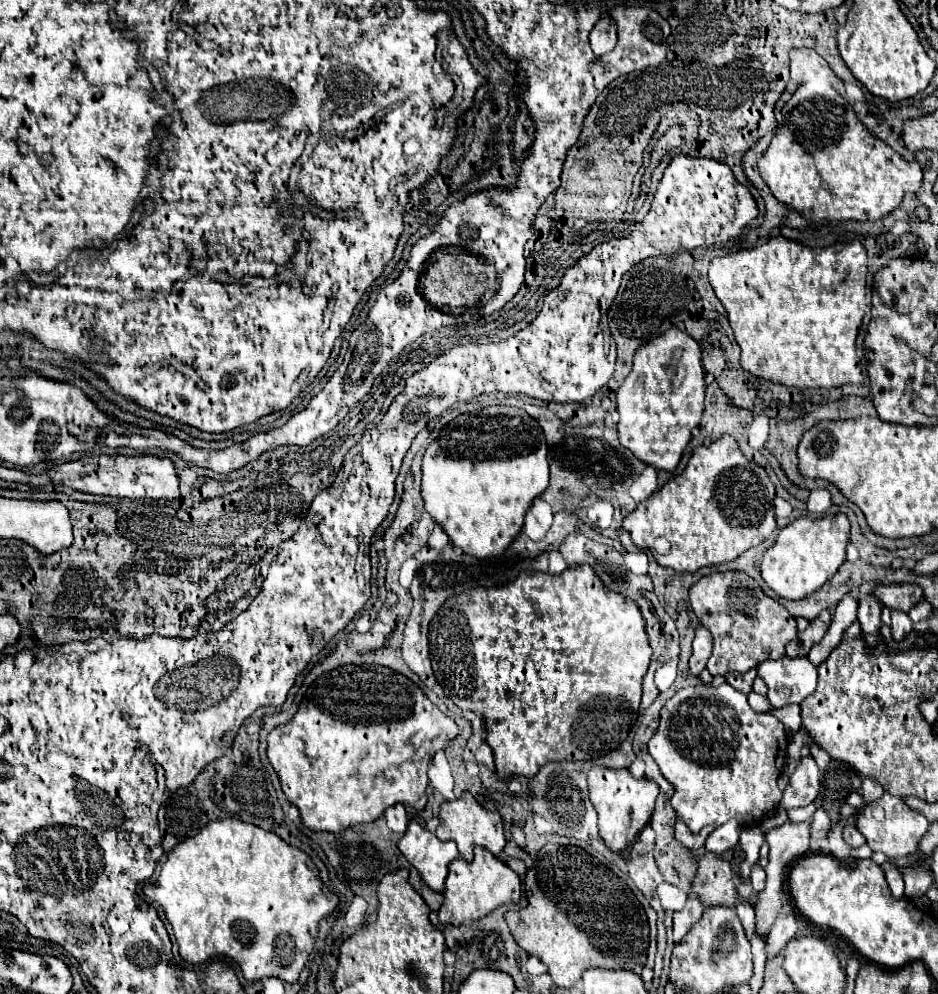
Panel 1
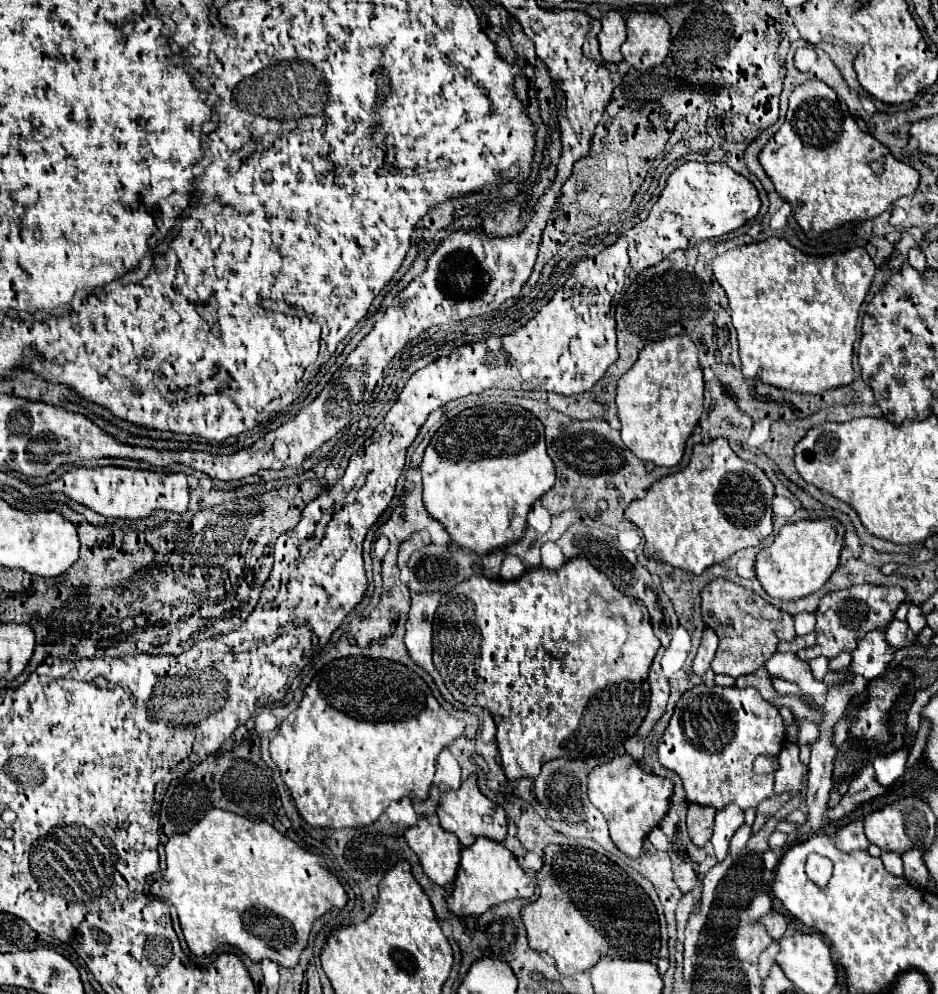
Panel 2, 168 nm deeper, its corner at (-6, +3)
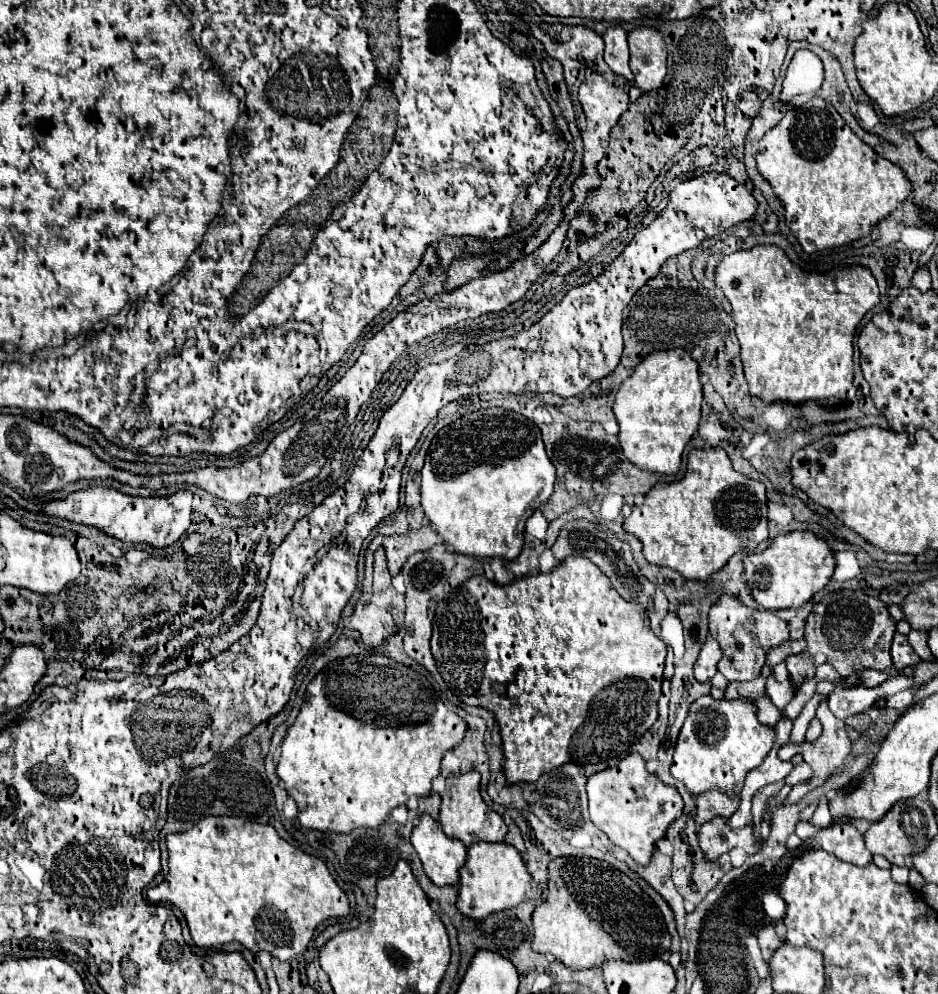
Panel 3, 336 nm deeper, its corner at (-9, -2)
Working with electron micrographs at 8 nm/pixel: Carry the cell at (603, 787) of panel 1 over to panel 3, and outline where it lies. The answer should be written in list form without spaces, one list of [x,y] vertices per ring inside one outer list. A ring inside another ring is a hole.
[[[630,753],[618,765],[588,777],[586,791],[592,823],[600,827],[614,845],[628,851],[628,855],[640,865],[650,863],[656,841],[666,835],[666,829],[682,815],[684,807],[678,789],[662,783],[656,775],[650,775],[638,753]]]

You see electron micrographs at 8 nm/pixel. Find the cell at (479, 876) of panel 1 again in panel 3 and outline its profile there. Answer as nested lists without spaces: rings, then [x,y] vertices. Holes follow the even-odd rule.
[[[474,843],[468,847],[466,865],[460,869],[460,891],[456,907],[464,917],[484,919],[494,911],[516,907],[528,899],[540,899],[542,889],[526,871],[526,865],[508,843]]]

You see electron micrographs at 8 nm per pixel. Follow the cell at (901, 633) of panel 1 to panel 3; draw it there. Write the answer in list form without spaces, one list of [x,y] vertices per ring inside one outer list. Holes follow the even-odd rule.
[[[896,633],[892,639],[892,663],[898,671],[902,671],[906,665],[916,665],[920,661],[918,653],[912,649],[912,645],[908,643],[906,635]]]

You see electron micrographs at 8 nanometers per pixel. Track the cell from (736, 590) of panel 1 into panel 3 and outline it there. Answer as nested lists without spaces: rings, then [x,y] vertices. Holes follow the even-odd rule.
[[[722,595],[710,611],[710,635],[722,647],[722,659],[718,663],[718,671],[728,681],[752,681],[760,677],[760,671],[766,663],[766,653],[770,647],[776,647],[790,639],[788,623],[776,617],[772,611],[752,609],[740,599],[732,599],[732,595]]]

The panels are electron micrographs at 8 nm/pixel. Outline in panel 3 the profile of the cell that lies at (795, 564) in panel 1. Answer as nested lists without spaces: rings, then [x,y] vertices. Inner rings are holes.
[[[792,531],[772,539],[770,547],[762,553],[744,557],[744,571],[748,587],[756,603],[764,609],[802,607],[820,589],[824,589],[834,573],[836,559],[830,545],[812,531]]]

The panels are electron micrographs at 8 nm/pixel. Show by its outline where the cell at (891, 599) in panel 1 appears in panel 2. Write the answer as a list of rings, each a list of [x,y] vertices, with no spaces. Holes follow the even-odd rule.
[[[851,586],[845,590],[825,594],[815,612],[817,642],[813,648],[795,652],[795,656],[799,660],[809,662],[817,656],[825,656],[831,660],[841,652],[853,652],[857,648],[859,638],[863,638],[867,632],[885,630],[889,626],[901,602],[905,602],[905,592],[899,586]]]

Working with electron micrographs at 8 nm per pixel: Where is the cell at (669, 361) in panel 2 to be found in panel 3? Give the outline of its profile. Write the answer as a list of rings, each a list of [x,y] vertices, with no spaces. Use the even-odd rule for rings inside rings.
[[[686,349],[652,351],[634,373],[622,381],[614,415],[620,425],[620,445],[628,461],[640,469],[672,475],[680,469],[686,443],[698,429],[702,407],[702,383],[698,363]]]

